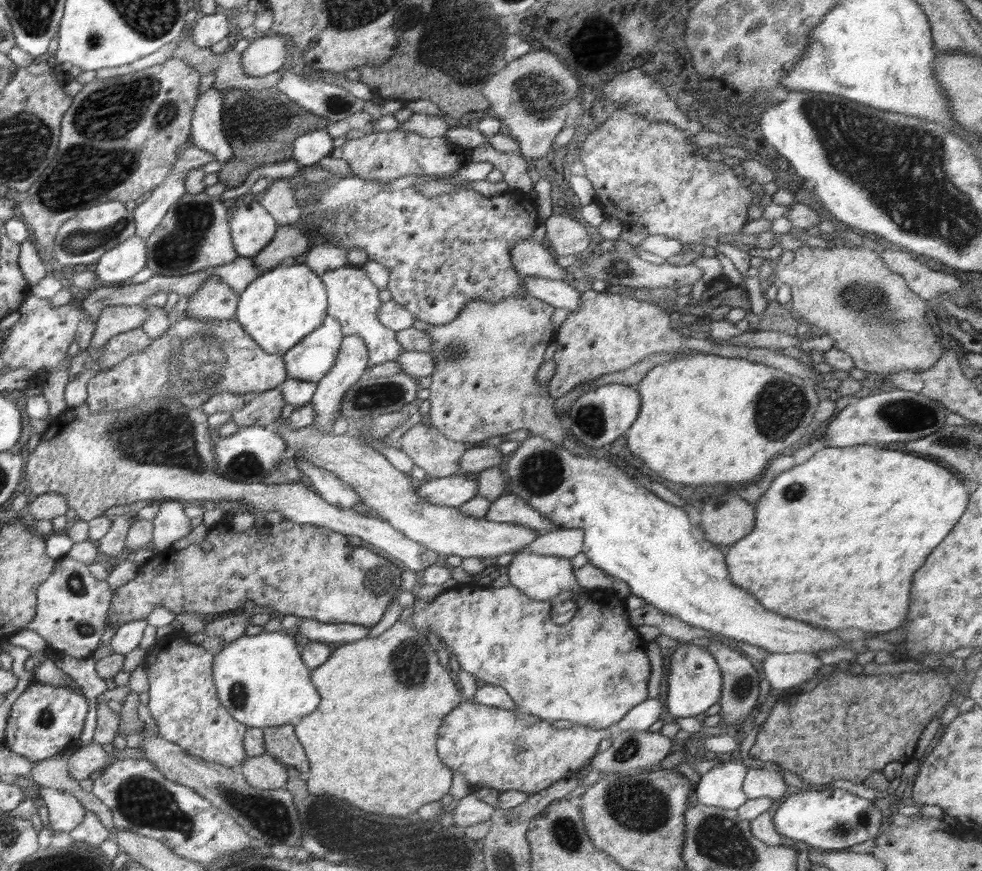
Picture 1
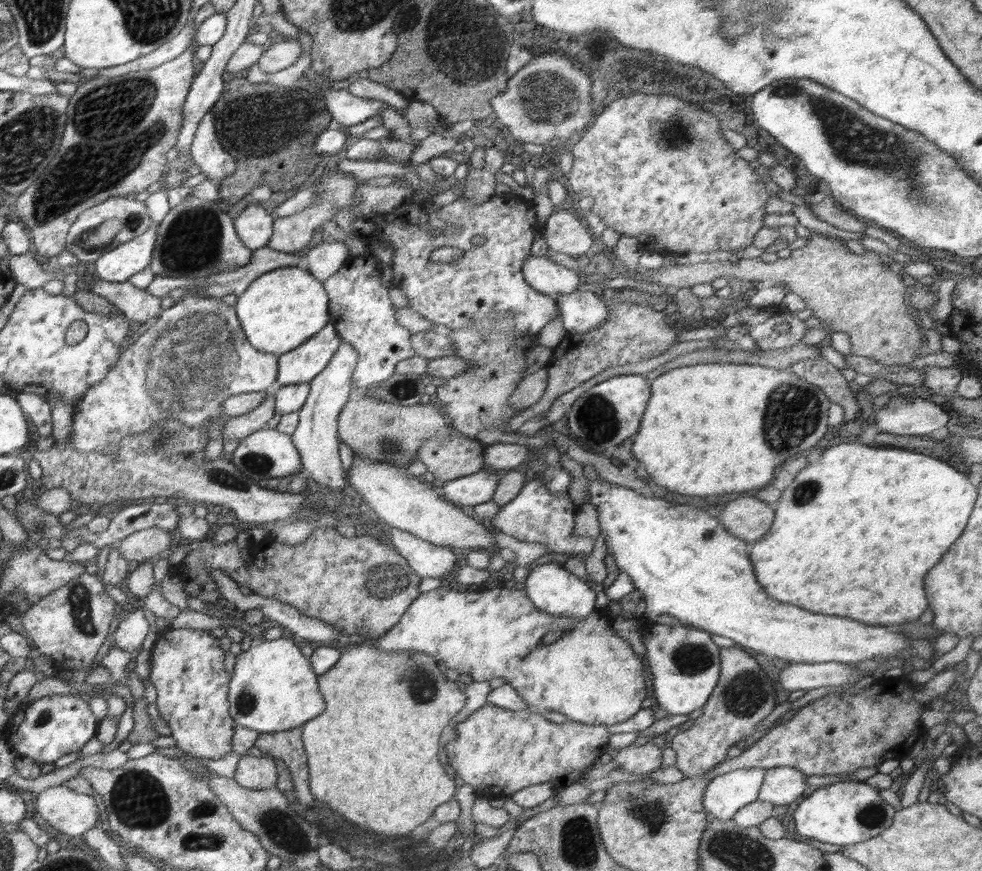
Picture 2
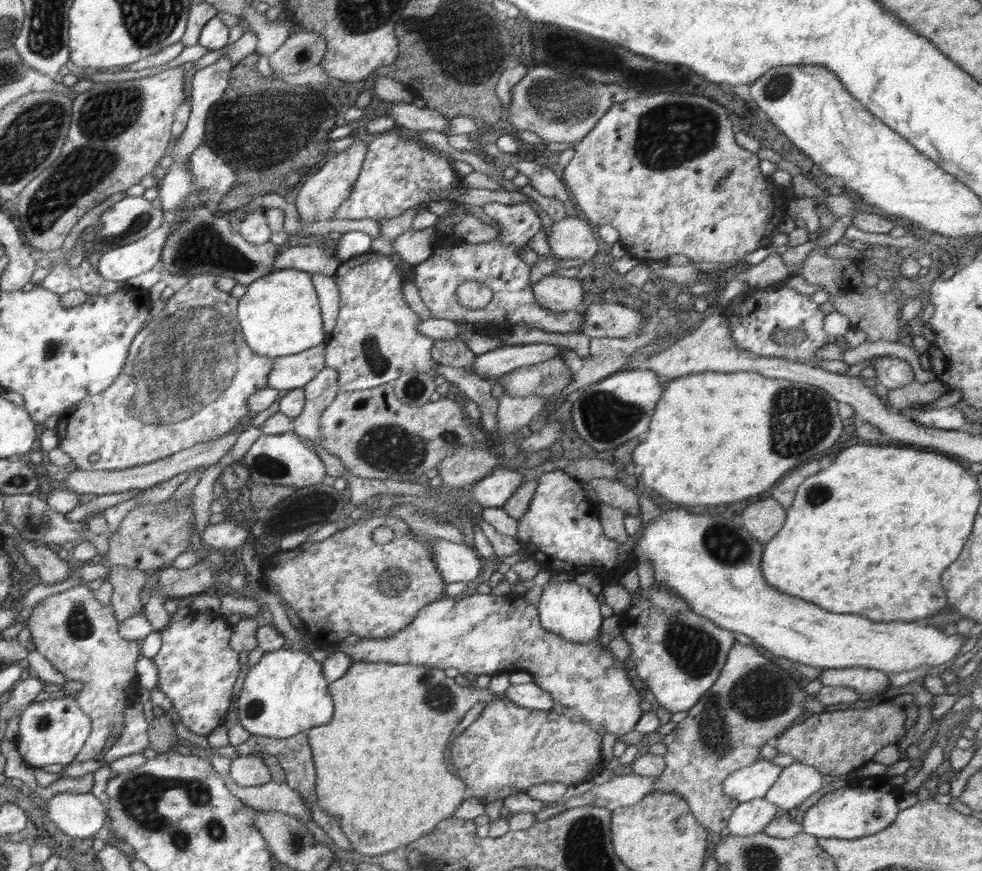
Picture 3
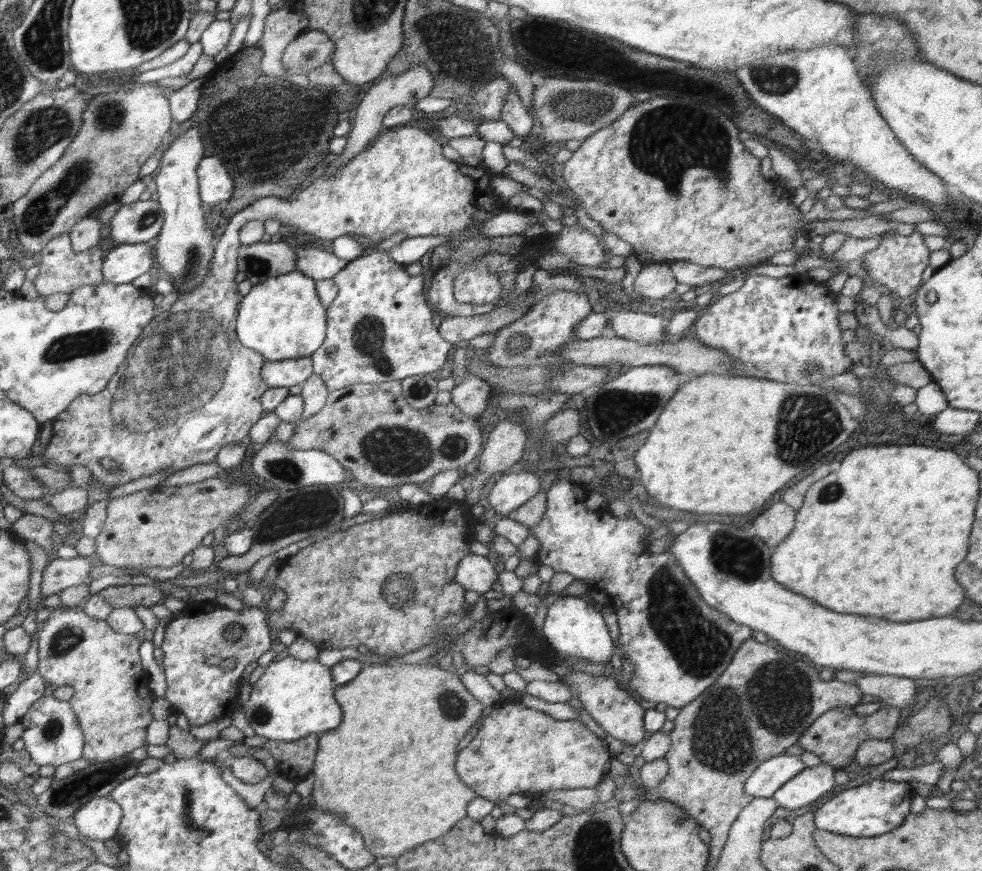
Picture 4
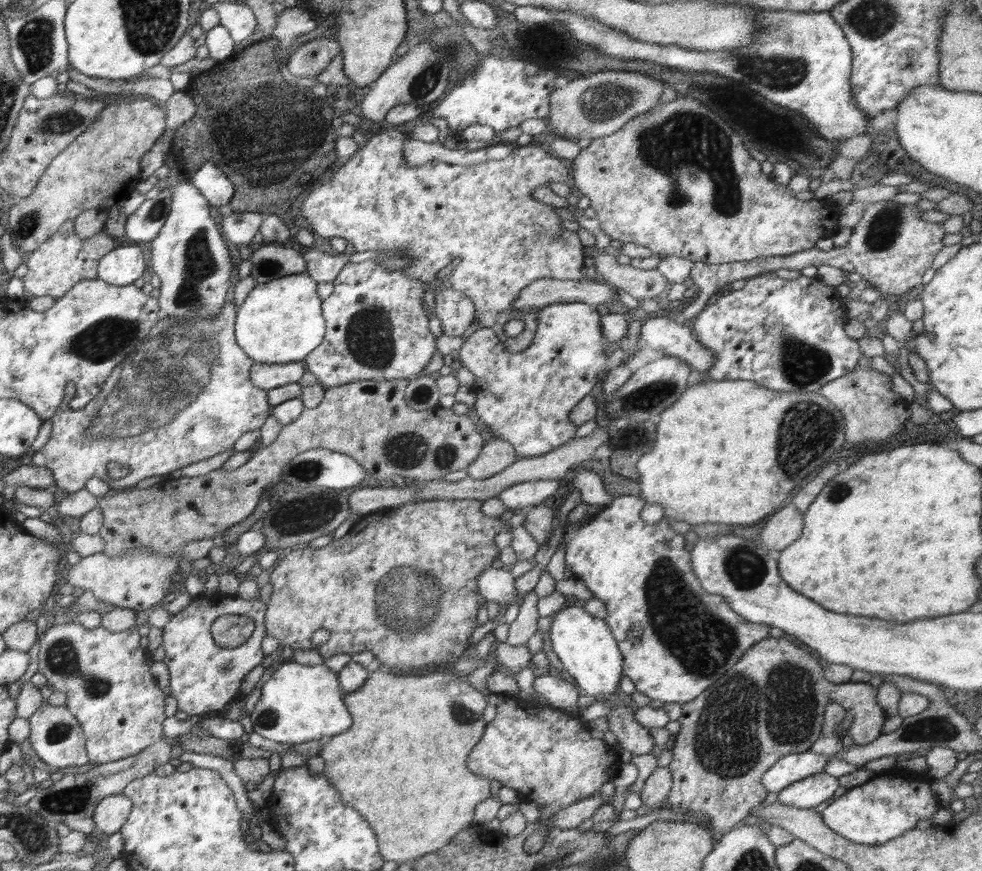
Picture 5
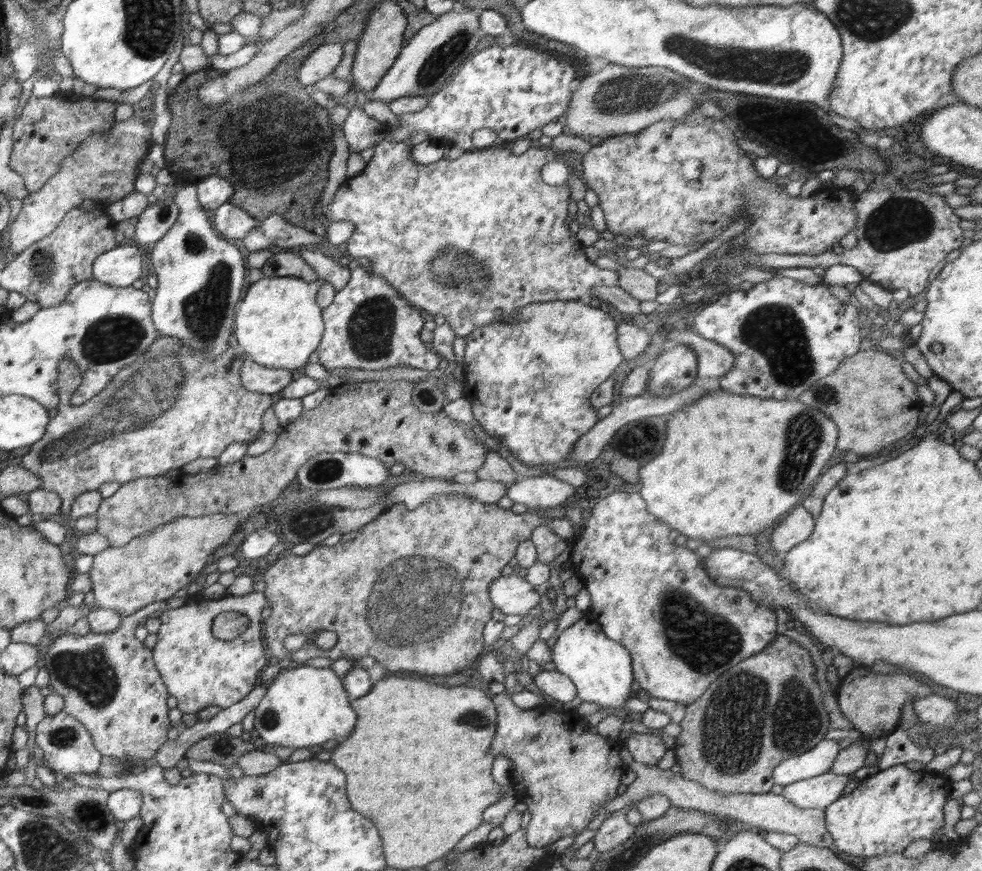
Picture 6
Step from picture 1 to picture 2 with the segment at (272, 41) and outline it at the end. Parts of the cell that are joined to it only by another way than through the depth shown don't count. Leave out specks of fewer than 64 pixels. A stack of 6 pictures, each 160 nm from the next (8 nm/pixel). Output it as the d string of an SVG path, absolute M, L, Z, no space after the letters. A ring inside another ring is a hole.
M276 39L270 48L264 49L262 56L257 60L260 70L271 73L289 66L298 60L302 50L302 44L296 39Z

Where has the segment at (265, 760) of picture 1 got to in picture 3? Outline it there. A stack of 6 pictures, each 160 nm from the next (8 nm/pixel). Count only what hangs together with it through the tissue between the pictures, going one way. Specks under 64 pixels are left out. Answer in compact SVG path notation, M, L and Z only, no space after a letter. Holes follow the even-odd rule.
M252 755L239 756L231 761L228 774L235 784L255 787L271 782L271 774L266 764Z

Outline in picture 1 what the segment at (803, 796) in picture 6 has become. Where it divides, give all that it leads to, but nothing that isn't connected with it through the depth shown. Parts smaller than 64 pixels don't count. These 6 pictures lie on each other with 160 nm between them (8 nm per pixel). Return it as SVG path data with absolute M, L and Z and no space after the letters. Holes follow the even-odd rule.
M753 767L747 769L743 784L748 799L779 799L785 795L787 787L780 773Z

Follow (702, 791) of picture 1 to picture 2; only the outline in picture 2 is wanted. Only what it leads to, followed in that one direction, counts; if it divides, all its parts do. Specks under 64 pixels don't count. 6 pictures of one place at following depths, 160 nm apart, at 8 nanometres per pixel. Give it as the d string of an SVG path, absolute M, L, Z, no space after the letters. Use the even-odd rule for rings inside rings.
M739 768L715 777L706 786L703 804L710 818L727 821L743 806L757 801L764 768Z

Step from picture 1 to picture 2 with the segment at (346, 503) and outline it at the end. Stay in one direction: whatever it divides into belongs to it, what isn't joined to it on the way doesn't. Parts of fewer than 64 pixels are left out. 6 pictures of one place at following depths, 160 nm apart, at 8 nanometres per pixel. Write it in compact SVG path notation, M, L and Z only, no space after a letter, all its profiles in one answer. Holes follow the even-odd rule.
M341 343L327 367L310 386L309 396L302 408L298 411L299 423L292 434L293 442L297 445L302 458L302 472L315 483L323 484L325 489L344 492L346 476L338 453L339 436L337 420L340 411L347 403L352 389L350 379L354 375L354 368L358 362L355 348L348 343Z

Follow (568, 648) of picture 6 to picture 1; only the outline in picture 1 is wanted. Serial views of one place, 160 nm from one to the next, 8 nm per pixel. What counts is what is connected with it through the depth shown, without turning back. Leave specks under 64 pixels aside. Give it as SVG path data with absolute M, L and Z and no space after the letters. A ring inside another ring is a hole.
M520 551L513 556L509 565L503 569L508 574L510 585L517 587L530 598L537 601L546 601L554 598L562 590L569 590L575 594L575 599L582 593L582 586L576 582L570 559L566 557L542 556L528 551Z

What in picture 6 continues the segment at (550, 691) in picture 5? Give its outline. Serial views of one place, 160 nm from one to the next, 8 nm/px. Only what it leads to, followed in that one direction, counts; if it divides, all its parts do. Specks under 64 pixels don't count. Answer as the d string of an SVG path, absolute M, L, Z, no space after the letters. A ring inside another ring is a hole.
M534 670L534 684L542 692L551 696L556 705L562 705L568 701L574 700L577 696L577 688L570 680L569 676L558 671Z

